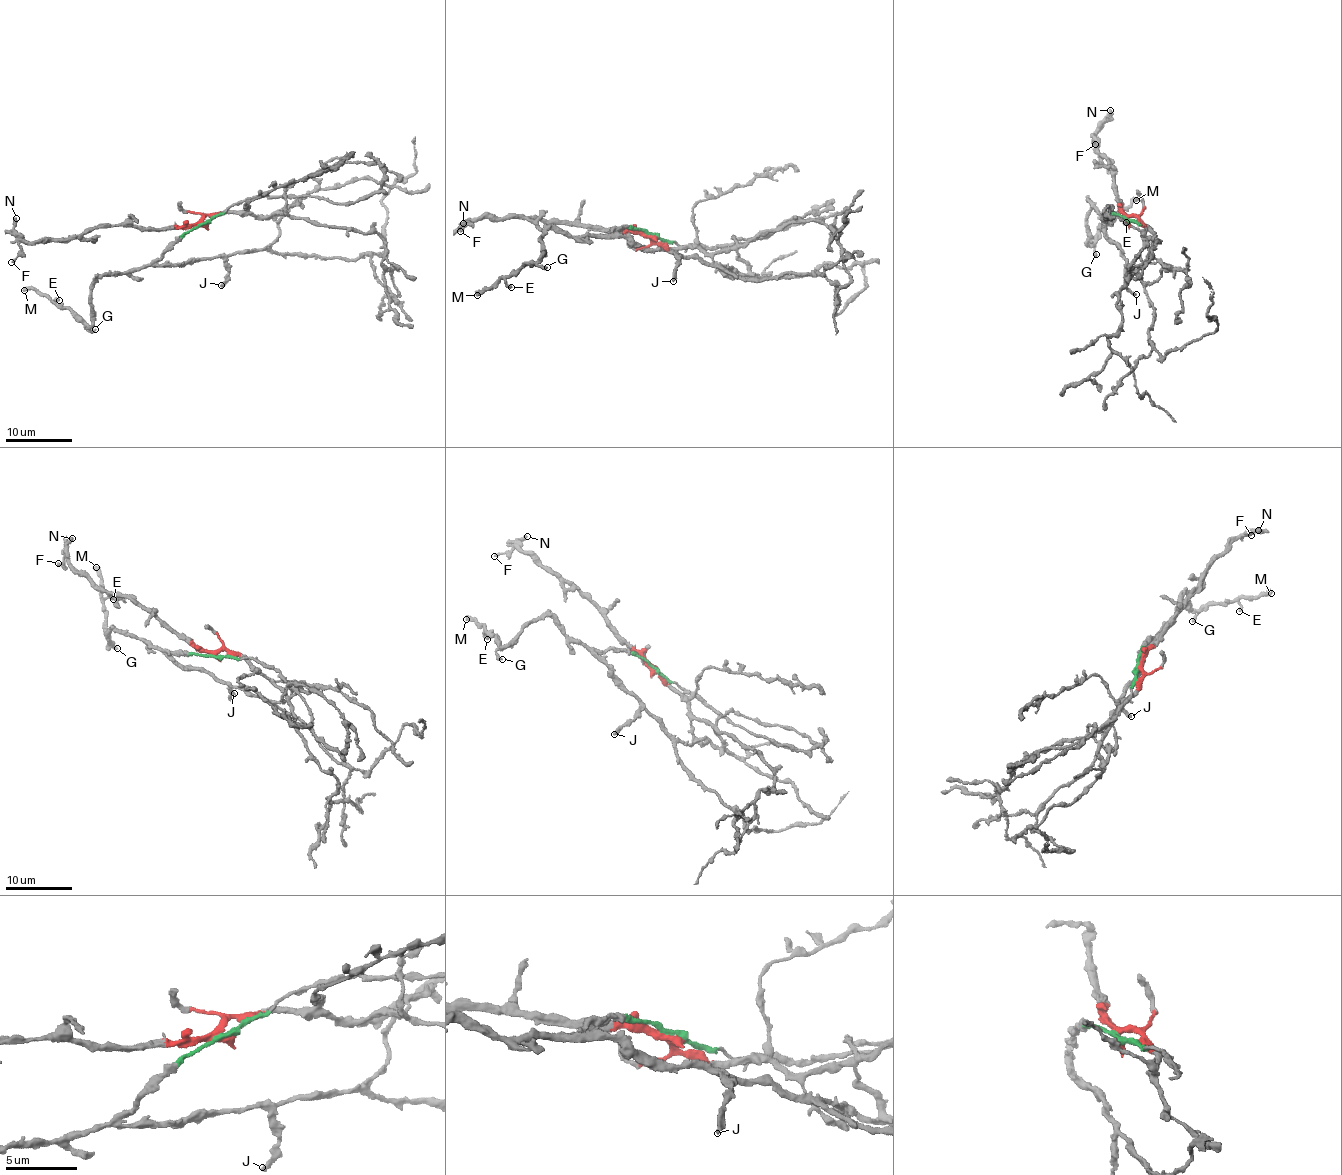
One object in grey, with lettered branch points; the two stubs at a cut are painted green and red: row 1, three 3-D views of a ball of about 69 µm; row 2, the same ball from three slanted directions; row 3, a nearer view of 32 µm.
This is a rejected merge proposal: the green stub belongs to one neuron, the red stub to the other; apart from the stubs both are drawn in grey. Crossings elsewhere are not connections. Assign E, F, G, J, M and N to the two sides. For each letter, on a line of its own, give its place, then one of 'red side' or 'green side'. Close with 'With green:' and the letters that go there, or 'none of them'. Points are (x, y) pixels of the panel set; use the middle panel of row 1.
E: (511, 287) | green side
F: (460, 231) | red side
G: (547, 267) | green side
J: (673, 281) | green side
M: (477, 295) | green side
N: (463, 223) | red side
With green: E, G, J, M

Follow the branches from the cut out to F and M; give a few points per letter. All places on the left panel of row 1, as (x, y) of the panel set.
F: (201, 223), (160, 228), (95, 226), (65, 240), (24, 242), (19, 256), (12, 263)
M: (201, 223), (146, 266), (101, 277), (89, 298), (91, 326), (34, 290), (24, 290)

